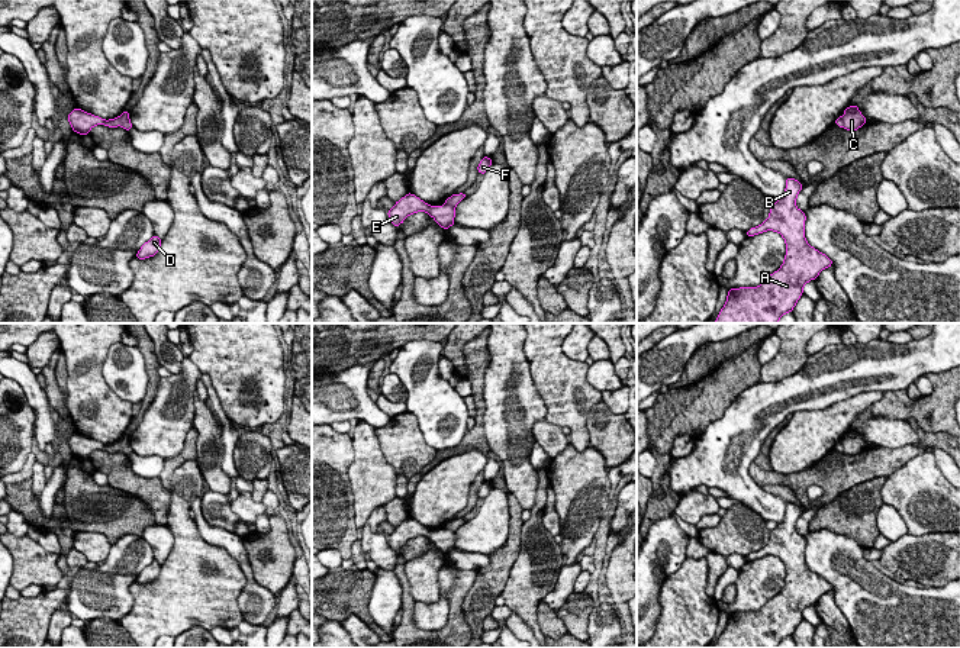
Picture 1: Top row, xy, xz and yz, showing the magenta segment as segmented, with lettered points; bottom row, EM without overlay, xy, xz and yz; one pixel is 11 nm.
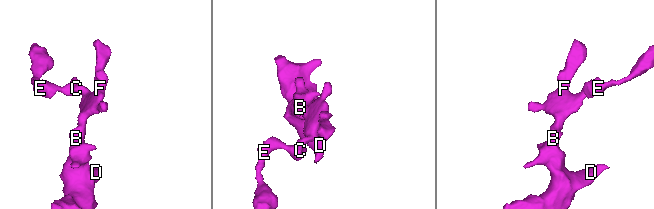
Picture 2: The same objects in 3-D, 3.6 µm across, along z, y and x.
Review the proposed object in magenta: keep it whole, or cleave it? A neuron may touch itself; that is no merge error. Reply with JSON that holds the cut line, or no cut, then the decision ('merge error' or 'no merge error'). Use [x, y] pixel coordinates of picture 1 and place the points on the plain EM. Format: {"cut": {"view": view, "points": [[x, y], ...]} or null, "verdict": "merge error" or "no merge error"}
{"cut": null, "verdict": "no merge error"}

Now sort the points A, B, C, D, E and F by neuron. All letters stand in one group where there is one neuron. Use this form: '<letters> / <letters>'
A B C D E F

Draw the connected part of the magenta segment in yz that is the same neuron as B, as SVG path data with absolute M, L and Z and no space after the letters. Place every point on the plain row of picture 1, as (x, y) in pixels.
M786 503L785 519L770 531L769 544L745 558L779 557L786 567L782 591L758 612L728 615L727 626L713 648L777 648L785 638L793 636L803 610L832 590L825 578L805 564L806 541L795 528L802 512L800 506Z

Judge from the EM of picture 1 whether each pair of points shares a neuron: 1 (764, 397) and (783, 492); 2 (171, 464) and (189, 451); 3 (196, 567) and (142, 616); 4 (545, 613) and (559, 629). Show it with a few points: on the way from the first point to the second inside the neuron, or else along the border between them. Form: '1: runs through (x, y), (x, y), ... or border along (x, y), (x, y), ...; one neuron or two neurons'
1: border along (762, 487), (786, 502); two neurons
2: runs through (176, 461), (184, 454); one neuron
3: runs through (183, 580), (155, 608); one neuron
4: runs through (547, 618), (554, 625); one neuron

